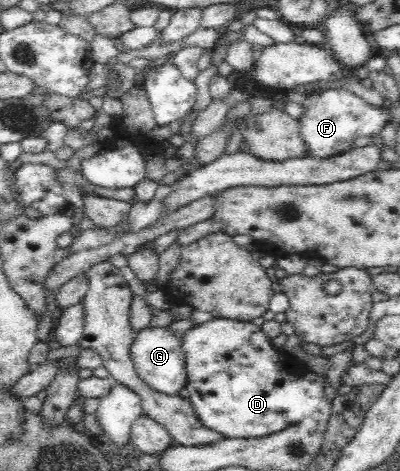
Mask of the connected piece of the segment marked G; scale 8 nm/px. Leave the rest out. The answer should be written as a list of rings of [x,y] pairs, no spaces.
[[[148,327],[136,333],[130,348],[130,354],[136,374],[155,392],[166,396],[179,396],[180,390],[187,384],[185,356],[180,348],[181,339],[167,328],[150,329]]]

